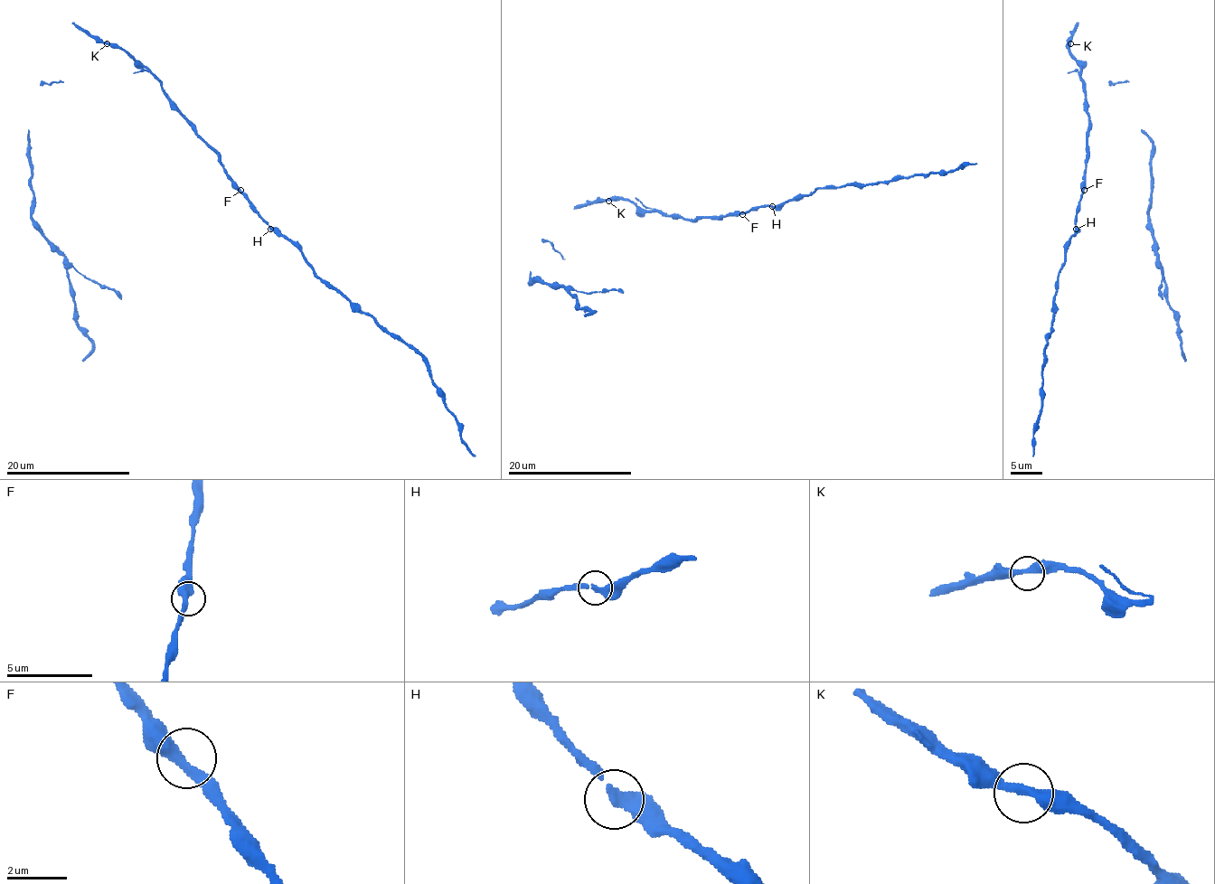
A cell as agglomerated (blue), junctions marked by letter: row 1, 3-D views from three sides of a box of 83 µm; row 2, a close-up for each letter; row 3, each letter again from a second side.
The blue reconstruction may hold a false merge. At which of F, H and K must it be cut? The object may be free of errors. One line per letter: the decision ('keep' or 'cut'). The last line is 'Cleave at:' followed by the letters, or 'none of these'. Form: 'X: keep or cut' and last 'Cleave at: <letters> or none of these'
F: keep
H: keep
K: keep
Cleave at: none of these

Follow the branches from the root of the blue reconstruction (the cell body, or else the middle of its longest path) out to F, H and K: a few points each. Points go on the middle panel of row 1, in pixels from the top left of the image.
F: (663, 214), (679, 214), (683, 219), (742, 214)
H: (663, 214), (701, 219), (738, 216), (759, 206), (771, 206)
K: (663, 214), (643, 211), (629, 201), (608, 201)

